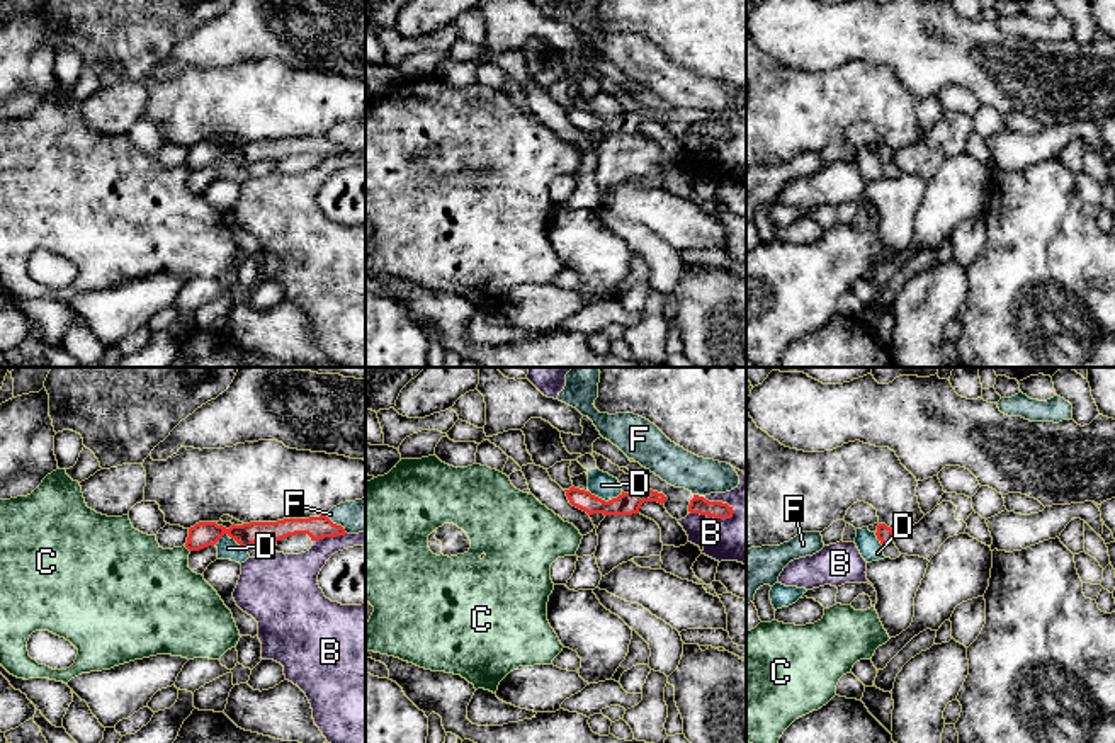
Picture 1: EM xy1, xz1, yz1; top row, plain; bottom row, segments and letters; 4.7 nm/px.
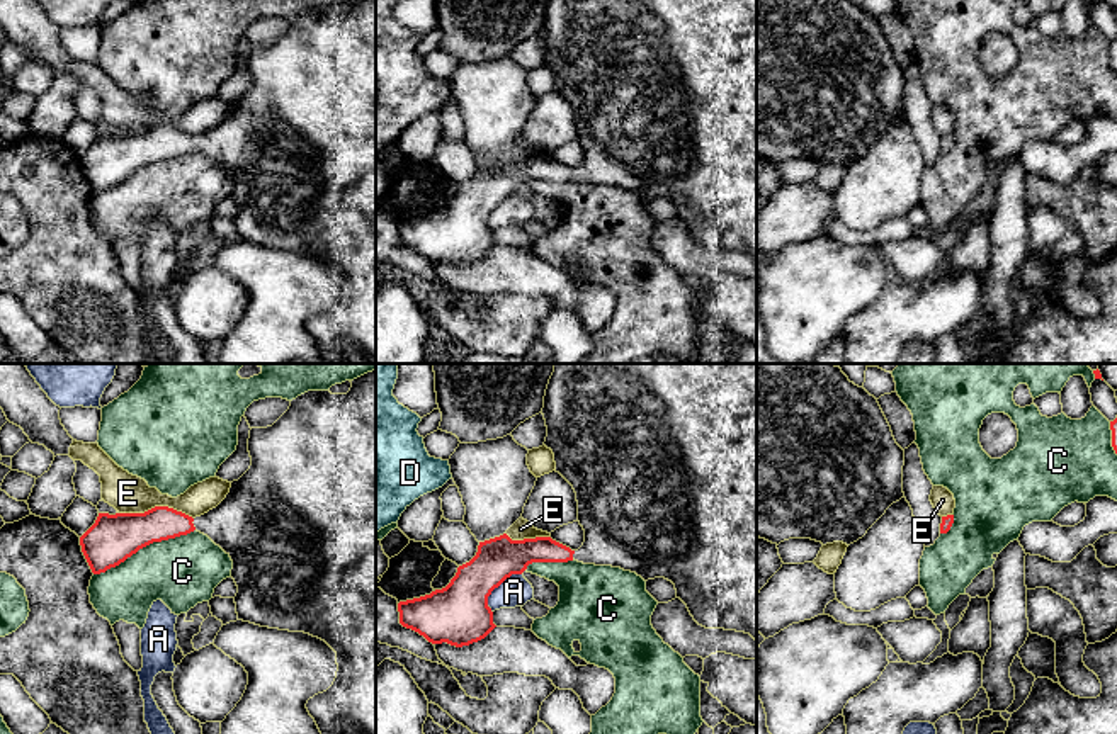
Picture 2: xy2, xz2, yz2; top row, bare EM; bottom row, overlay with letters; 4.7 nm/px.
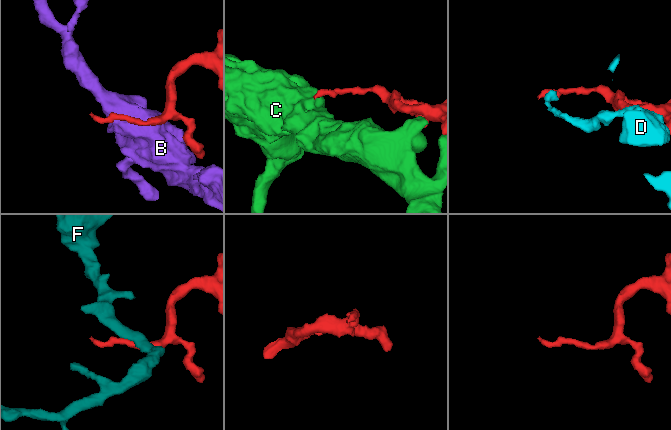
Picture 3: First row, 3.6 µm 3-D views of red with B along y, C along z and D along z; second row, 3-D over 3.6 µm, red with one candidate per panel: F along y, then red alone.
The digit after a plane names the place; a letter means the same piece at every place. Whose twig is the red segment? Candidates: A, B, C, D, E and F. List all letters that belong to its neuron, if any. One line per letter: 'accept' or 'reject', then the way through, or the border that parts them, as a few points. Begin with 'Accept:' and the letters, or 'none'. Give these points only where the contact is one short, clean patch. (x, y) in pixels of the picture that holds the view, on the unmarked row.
Accept: none
A: reject; border xz2 (521, 192), (512, 192), (492, 211), (488, 216), (492, 231)
B: reject
C: reject
D: reject; border xz1 (588, 109), (605, 119), (622, 113)
E: reject; border xy2 (119, 131), (147, 131), (155, 126), (172, 126), (192, 138)
F: reject

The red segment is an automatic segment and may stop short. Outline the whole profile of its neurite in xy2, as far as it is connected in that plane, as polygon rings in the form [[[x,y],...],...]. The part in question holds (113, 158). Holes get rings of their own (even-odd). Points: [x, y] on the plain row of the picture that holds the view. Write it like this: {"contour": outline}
{"contour": [[[350,0],[347,14],[332,14],[330,10],[308,10],[291,20],[289,29],[267,48],[252,48],[248,71],[252,76],[250,88],[231,102],[226,117],[213,129],[201,136],[189,136],[168,126],[155,126],[145,133],[99,133],[95,143],[80,156],[82,172],[94,194],[105,192],[119,185],[139,168],[194,150],[207,155],[233,180],[231,197],[238,206],[235,216],[238,240],[260,246],[304,251],[325,260],[337,272],[337,297],[333,304],[308,319],[306,328],[315,338],[326,364],[376,364],[376,0]]]}

